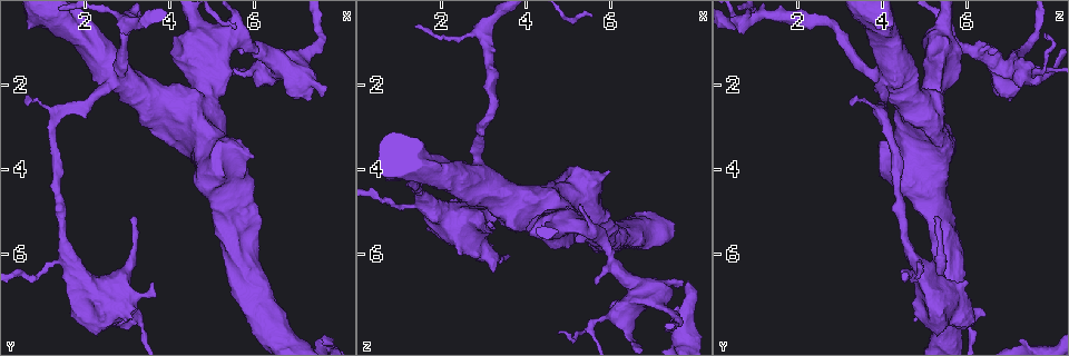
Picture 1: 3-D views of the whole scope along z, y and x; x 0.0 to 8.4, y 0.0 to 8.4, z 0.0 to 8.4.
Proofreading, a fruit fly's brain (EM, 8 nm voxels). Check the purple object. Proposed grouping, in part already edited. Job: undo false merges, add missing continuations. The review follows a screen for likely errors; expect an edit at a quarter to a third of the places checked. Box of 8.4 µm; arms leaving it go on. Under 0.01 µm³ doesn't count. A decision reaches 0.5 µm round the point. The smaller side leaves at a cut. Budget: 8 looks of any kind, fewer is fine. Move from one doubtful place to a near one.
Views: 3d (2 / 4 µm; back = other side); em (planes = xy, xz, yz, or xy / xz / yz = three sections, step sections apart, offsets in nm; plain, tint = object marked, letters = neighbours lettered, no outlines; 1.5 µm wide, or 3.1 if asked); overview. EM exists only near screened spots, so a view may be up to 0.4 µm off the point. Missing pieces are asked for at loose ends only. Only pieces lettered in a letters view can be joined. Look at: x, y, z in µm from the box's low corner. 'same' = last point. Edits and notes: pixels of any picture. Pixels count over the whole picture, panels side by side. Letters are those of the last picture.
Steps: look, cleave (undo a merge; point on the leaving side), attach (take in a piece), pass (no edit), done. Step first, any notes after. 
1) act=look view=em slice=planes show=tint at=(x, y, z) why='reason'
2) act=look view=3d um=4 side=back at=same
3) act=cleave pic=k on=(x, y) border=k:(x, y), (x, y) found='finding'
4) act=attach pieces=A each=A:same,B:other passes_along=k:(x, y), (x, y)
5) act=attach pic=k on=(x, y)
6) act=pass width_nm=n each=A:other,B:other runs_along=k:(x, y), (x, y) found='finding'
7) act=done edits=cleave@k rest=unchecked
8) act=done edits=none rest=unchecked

act=look view=3d um=4 at=(7.55, 2.25, 6.75) why='thick end'

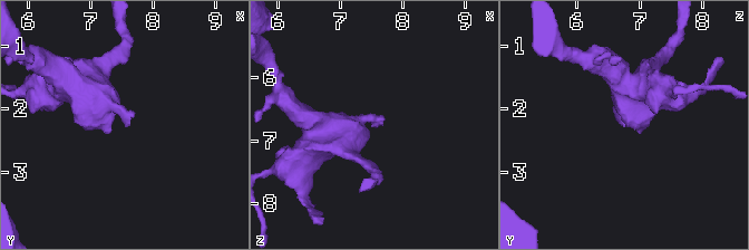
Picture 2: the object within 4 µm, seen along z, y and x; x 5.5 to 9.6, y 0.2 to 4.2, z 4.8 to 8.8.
act=look view=em slice=xy step=4 show=tint at=(7.55, 2.30, 6.75)

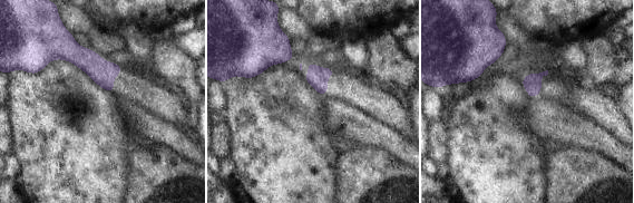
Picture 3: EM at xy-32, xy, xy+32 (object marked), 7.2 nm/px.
act=look view=em slice=xz step=4 show=letters at=same

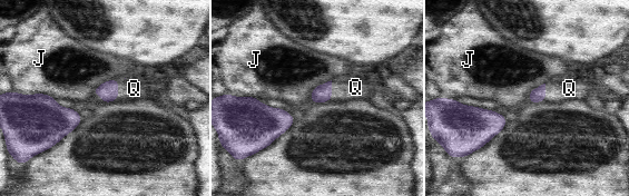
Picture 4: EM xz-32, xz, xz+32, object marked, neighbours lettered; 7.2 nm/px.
act=attach pieces=Q each=J:other,Q:same passes_along=4:(108, 90), (117, 89), (134, 88) found='it goes on there'

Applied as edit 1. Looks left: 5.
act=look view=3d um=4 at=(2.55, 2.00, 4.00) why='abrupt turn'

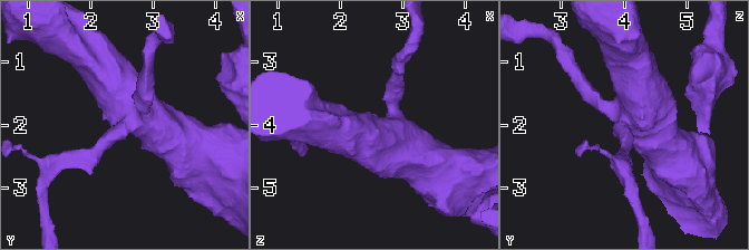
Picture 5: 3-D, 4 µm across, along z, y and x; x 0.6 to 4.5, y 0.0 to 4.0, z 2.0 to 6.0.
act=look view=em slice=xy step=4 show=tint at=(2.50, 2.05, 4.00) why='shape alone is not enough'

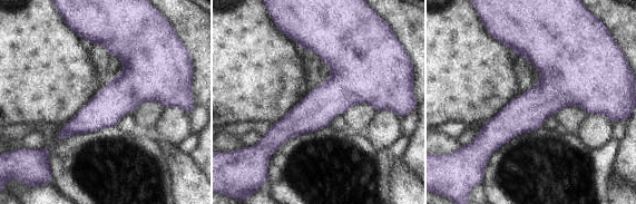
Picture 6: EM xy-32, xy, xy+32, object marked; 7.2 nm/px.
act=look view=em slice=planes show=letters at=same why='another direction'

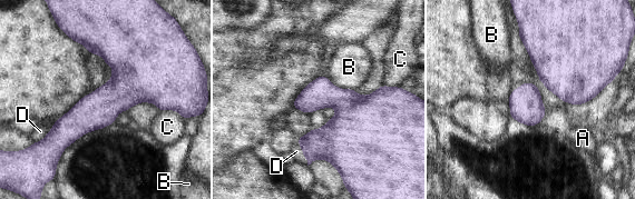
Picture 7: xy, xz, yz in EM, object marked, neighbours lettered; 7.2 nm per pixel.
act=pass each=A:other,B:other,C:other,D:other border=7:(323, 75), (336, 87), (354, 90) found='continuous, no second cell'

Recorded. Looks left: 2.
act=done edits=attach@4 rest=unchecked

